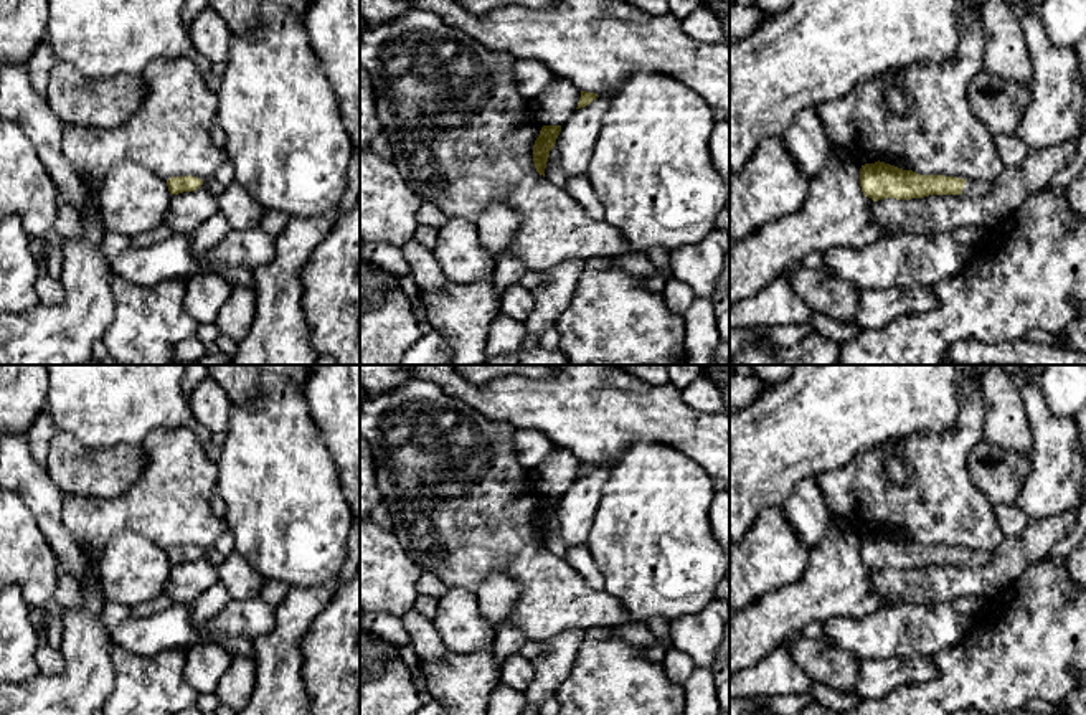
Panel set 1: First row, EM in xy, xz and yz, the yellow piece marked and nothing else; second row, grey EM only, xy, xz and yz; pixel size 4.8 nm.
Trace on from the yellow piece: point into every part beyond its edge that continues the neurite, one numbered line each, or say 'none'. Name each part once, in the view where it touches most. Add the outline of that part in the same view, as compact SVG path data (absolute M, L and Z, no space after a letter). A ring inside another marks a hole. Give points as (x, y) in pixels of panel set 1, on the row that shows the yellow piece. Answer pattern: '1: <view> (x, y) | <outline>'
1: yz (972, 189) | M966 178L966 185L961 195L967 198L980 198L980 197L985 197L990 190L992 190L990 182L979 182L979 180Z

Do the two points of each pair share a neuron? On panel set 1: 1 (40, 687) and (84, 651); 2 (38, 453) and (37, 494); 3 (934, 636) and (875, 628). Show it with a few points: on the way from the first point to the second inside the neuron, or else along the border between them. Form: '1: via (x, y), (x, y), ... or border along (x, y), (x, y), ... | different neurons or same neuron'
1: via (53, 687), (60, 687), (83, 664) | same neuron
2: border along (25, 435), (30, 454), (45, 466) | different neurons
3: via (920, 633), (905, 636), (900, 631), (890, 631) | same neuron

